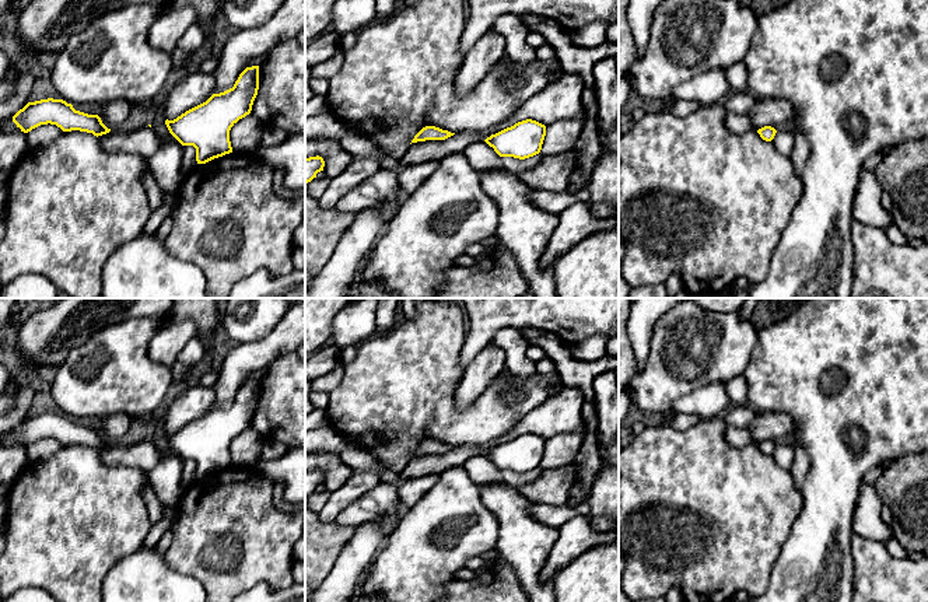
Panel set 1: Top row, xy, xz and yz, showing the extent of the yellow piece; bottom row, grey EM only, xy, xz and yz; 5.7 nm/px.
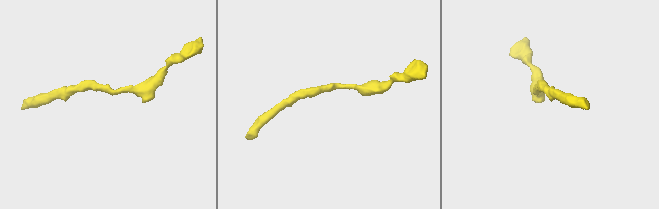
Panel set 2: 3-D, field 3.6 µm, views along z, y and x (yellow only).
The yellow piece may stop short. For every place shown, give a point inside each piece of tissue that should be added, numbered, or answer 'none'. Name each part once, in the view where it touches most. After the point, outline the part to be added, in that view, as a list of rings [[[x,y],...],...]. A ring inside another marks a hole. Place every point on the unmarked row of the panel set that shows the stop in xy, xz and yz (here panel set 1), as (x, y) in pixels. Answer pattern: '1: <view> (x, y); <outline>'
none

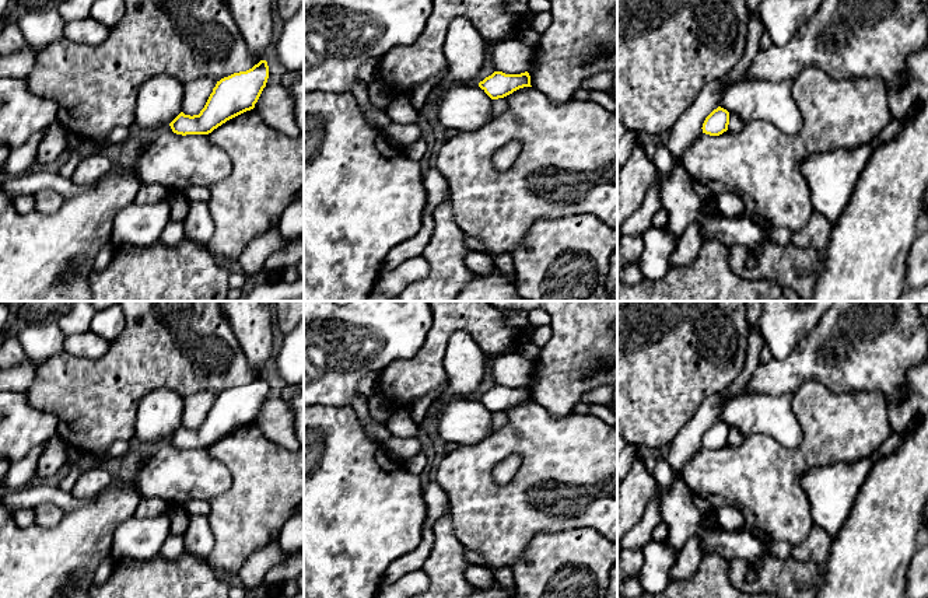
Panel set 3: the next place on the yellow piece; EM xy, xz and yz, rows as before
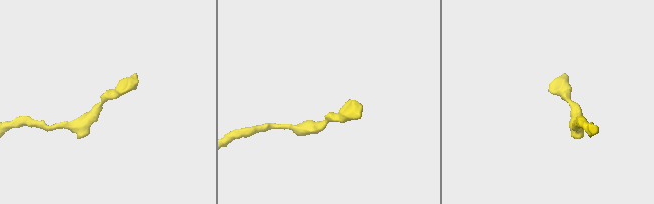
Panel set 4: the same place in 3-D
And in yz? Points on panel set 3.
none

